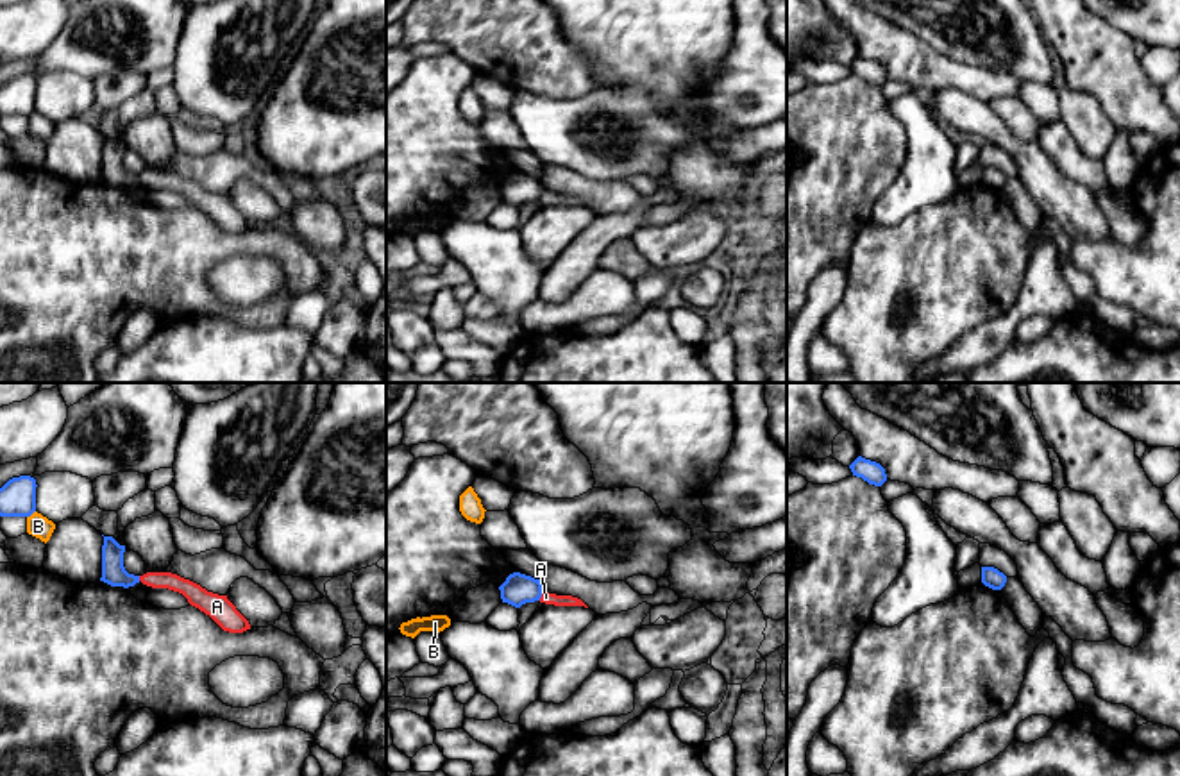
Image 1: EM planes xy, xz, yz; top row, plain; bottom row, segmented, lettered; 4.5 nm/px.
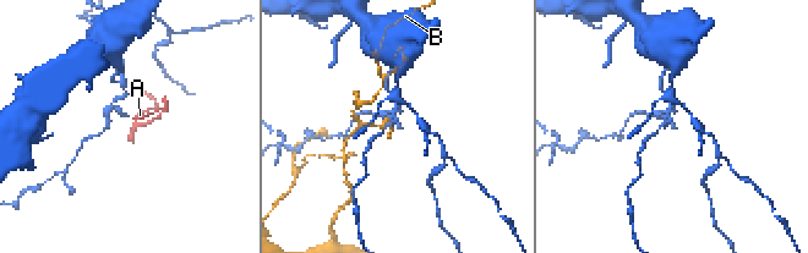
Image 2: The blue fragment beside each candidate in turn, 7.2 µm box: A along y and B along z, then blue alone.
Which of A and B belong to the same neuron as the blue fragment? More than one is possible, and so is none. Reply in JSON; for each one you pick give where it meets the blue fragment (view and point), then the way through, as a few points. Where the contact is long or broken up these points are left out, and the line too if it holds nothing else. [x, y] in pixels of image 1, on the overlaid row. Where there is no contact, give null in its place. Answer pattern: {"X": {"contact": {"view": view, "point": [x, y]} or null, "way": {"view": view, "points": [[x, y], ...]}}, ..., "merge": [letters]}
{"A": {"contact": {"view": "xz", "point": [540, 594]}, "way": {"view": "xz", "points": [[519, 589], [540, 594], [546, 598]]}}, "merge": ["A"]}

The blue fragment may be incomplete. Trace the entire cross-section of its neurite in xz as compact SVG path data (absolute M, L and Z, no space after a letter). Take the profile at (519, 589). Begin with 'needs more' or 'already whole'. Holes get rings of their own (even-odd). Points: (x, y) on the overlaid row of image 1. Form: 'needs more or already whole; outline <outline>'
needs more; outline M513 572L506 578L506 581L499 586L502 603L508 603L515 608L520 608L526 603L545 603L554 606L585 606L588 608L581 599L572 595L556 595L549 594L540 579L535 579L531 576Z

